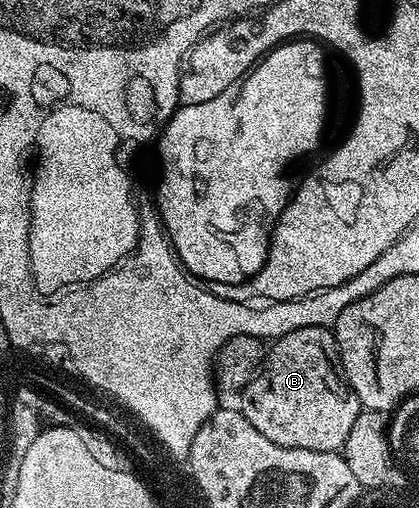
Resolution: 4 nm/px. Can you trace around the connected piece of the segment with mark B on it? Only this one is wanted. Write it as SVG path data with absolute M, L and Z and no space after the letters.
M305 326L303 330L290 330L290 334L277 336L271 341L264 357L264 365L249 384L239 393L238 410L258 430L278 446L301 448L315 452L340 452L346 442L346 434L354 427L354 418L362 411L362 405L344 379L344 367L340 364L340 352L336 349L336 334L332 328Z

